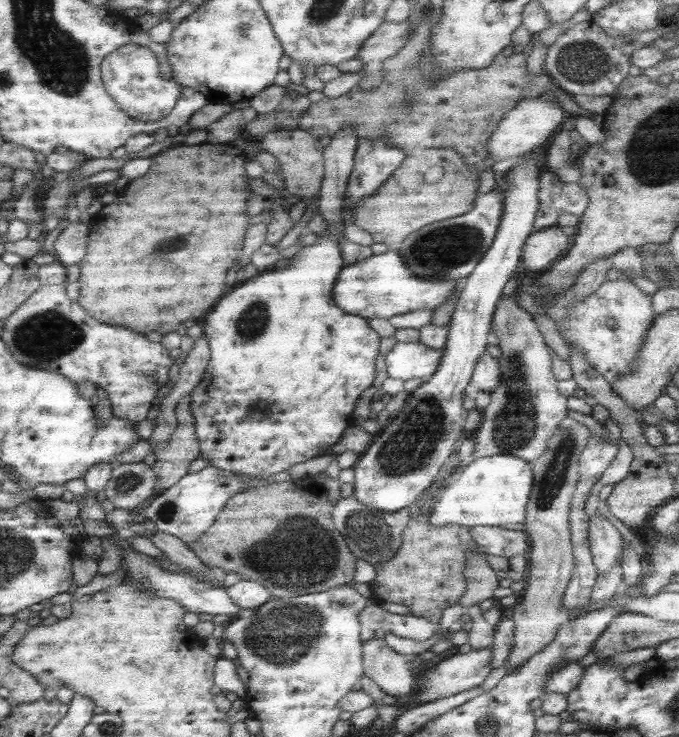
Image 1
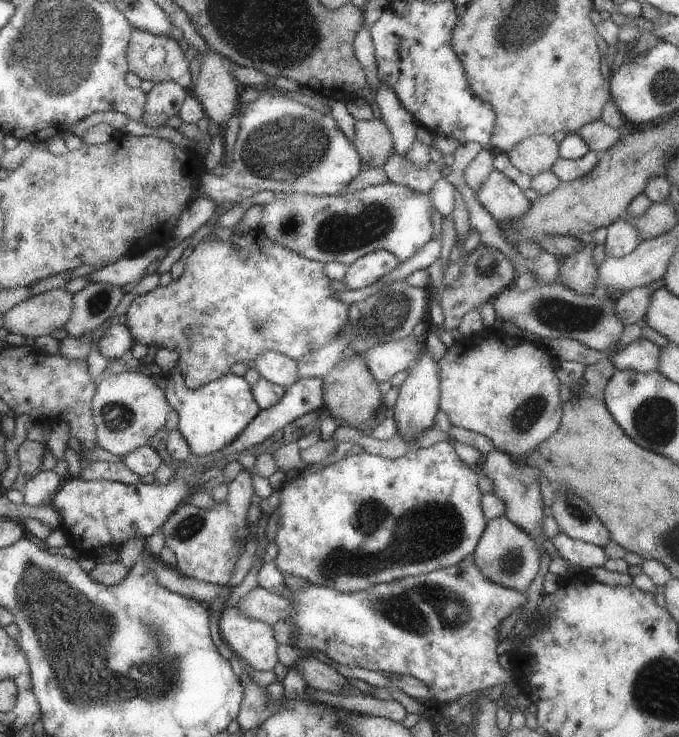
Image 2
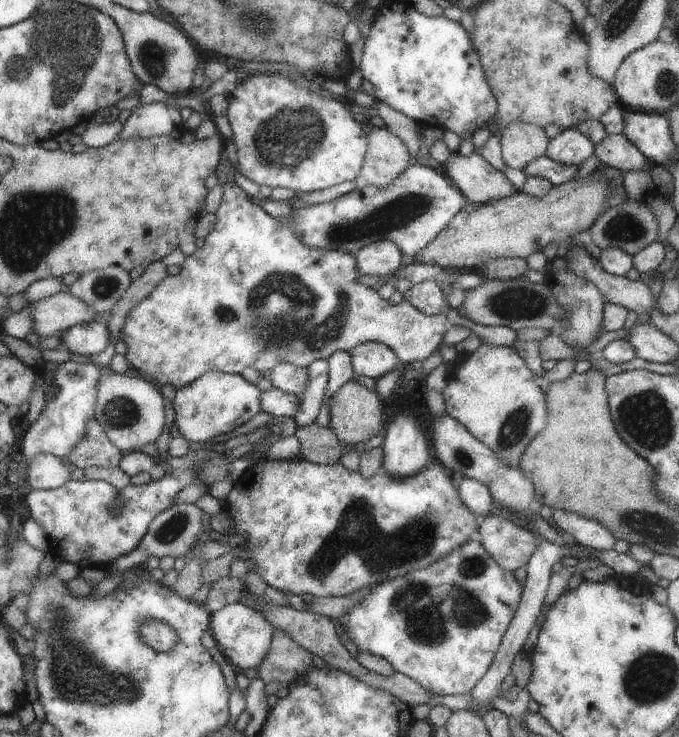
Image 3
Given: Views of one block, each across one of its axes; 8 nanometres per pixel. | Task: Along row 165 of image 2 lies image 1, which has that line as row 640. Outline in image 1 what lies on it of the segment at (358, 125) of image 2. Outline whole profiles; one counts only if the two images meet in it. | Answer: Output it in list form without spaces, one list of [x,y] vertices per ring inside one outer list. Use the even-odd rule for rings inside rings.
[[[373,636],[362,641],[361,673],[373,680],[385,695],[402,697],[411,695],[416,680],[411,676],[408,656],[387,647],[383,639]]]

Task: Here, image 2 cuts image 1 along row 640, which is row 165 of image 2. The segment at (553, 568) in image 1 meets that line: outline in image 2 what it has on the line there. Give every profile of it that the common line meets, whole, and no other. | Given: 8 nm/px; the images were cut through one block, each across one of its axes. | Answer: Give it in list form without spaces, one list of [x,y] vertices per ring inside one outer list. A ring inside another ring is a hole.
[[[529,135],[515,143],[505,154],[509,162],[523,174],[533,176],[549,170],[550,164],[559,157],[558,143],[550,136]]]

